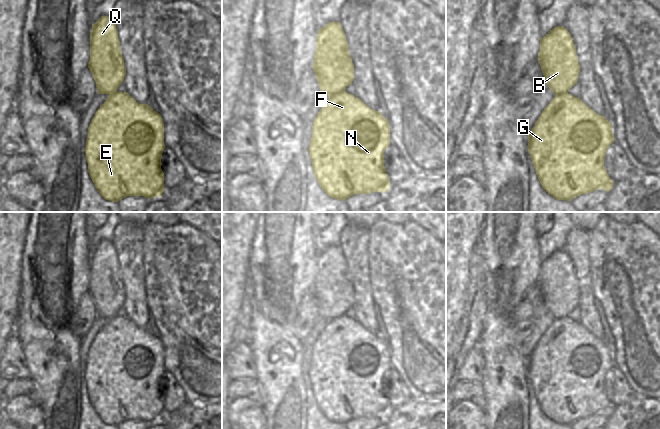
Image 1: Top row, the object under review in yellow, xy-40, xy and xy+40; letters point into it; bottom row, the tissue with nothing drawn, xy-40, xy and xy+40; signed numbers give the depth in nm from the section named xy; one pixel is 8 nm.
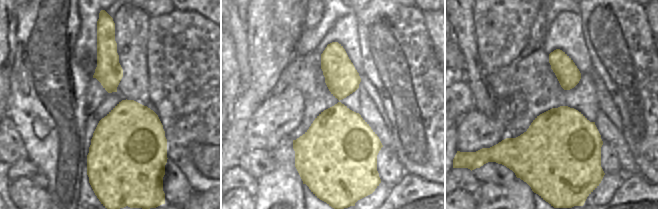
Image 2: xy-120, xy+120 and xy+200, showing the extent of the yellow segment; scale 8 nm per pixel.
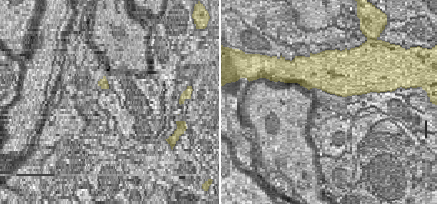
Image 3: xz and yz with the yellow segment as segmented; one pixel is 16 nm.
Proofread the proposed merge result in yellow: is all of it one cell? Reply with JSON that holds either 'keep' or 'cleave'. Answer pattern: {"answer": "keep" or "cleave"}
{"answer": "cleave"}

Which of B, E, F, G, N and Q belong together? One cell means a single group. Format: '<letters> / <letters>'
B Q / E F G N

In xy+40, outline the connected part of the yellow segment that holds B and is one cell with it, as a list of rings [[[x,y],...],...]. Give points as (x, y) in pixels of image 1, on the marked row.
[[[563,26],[540,38],[538,61],[548,87],[556,96],[568,94],[577,83],[580,65],[574,41]]]

